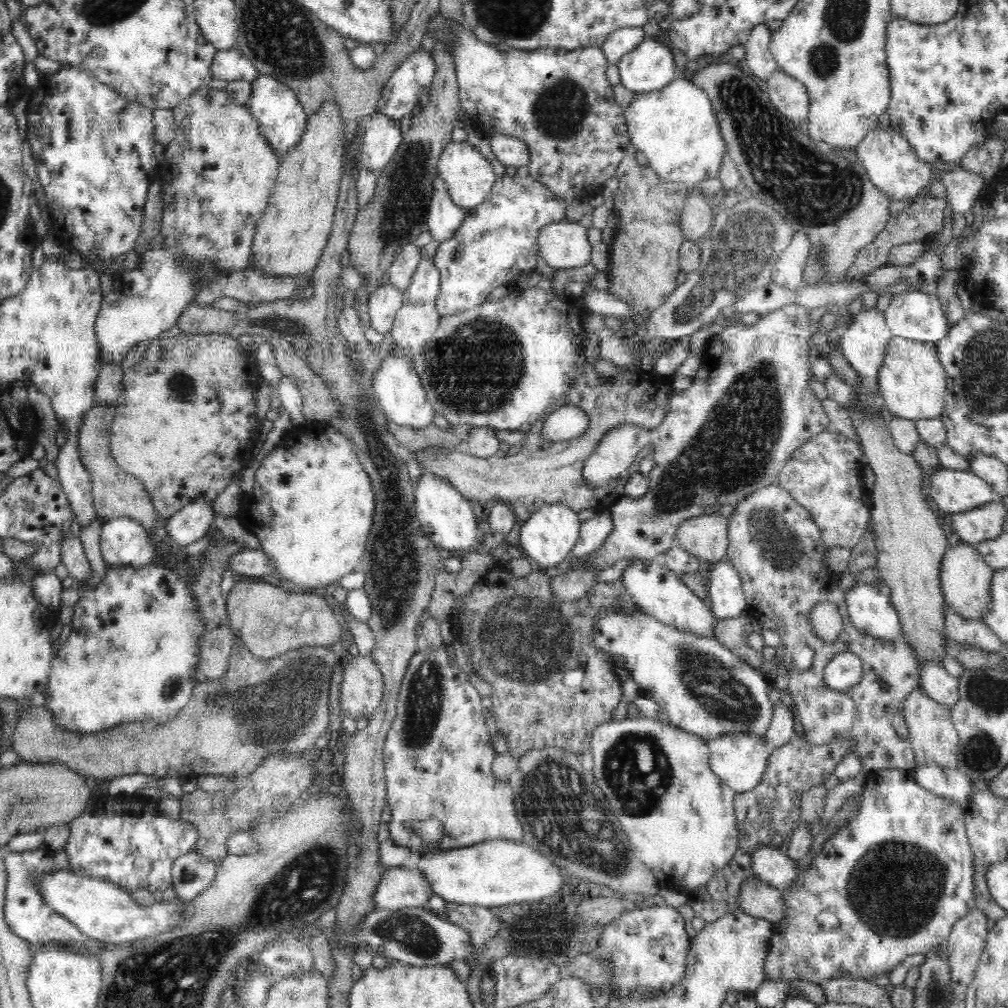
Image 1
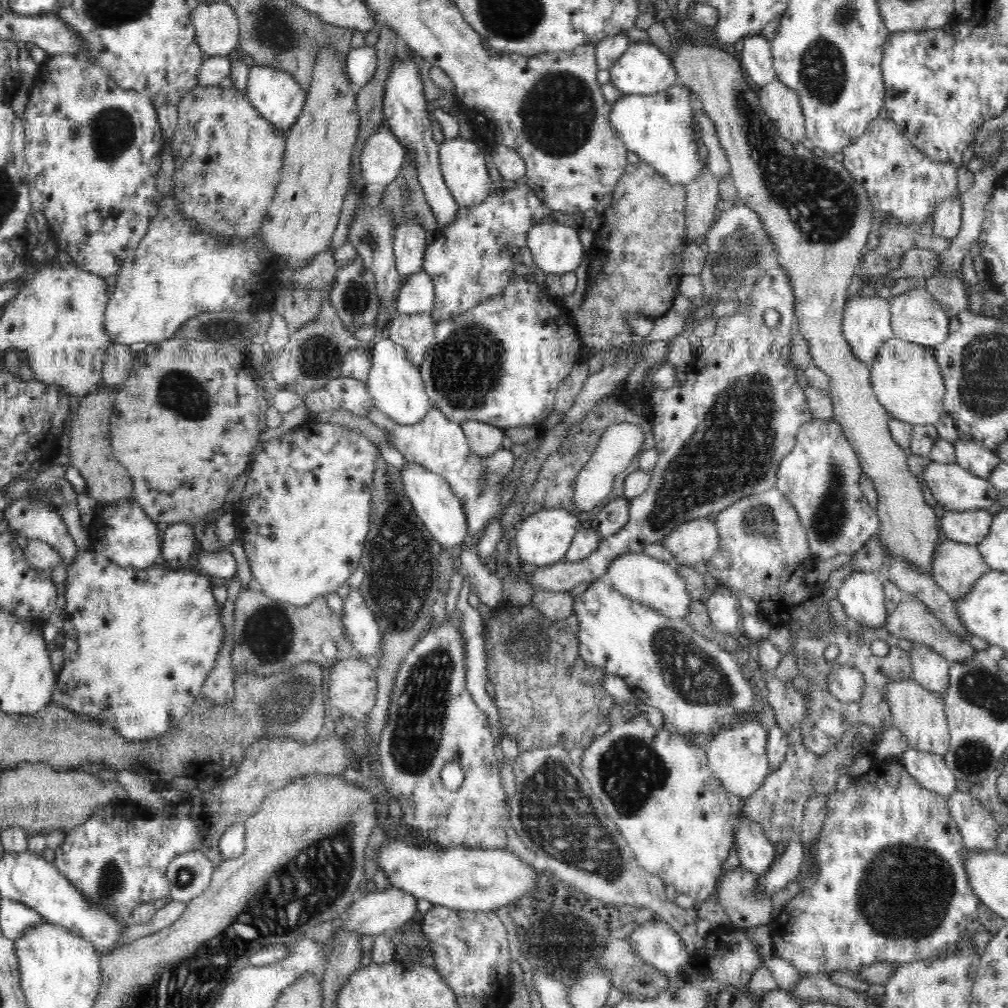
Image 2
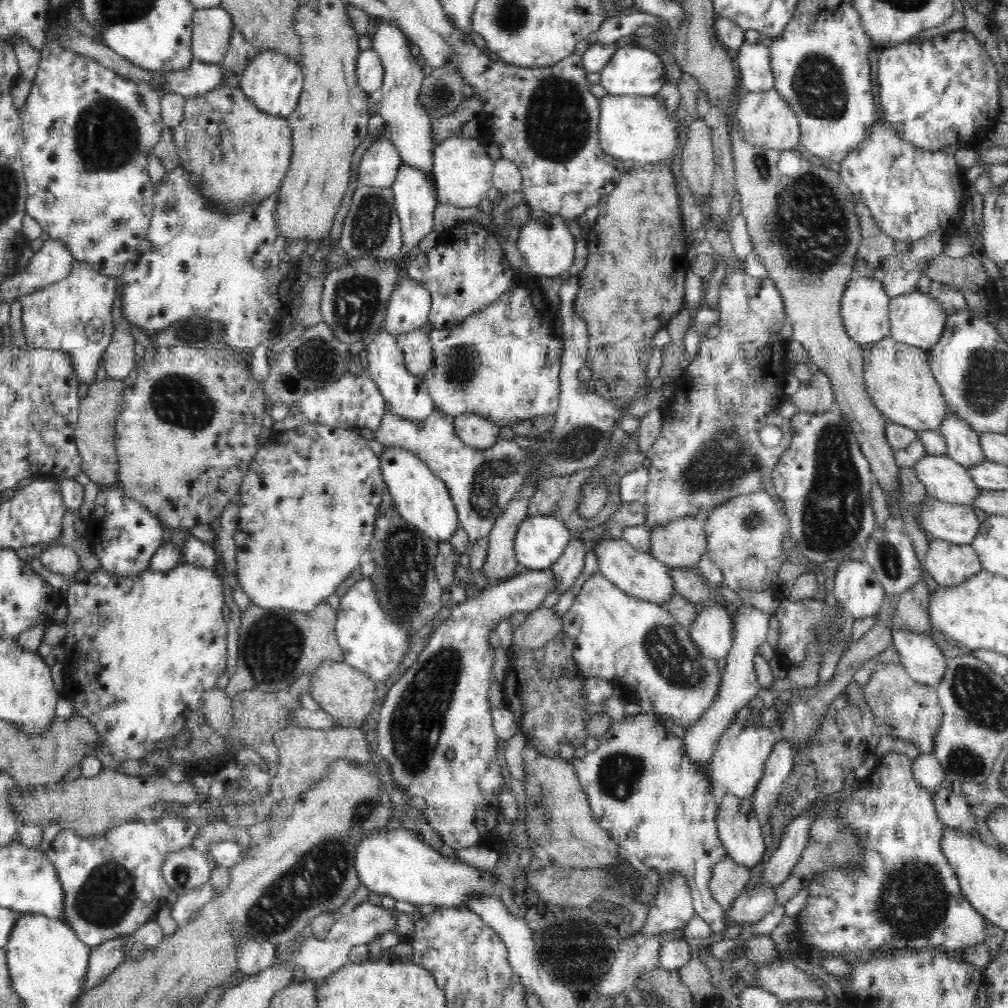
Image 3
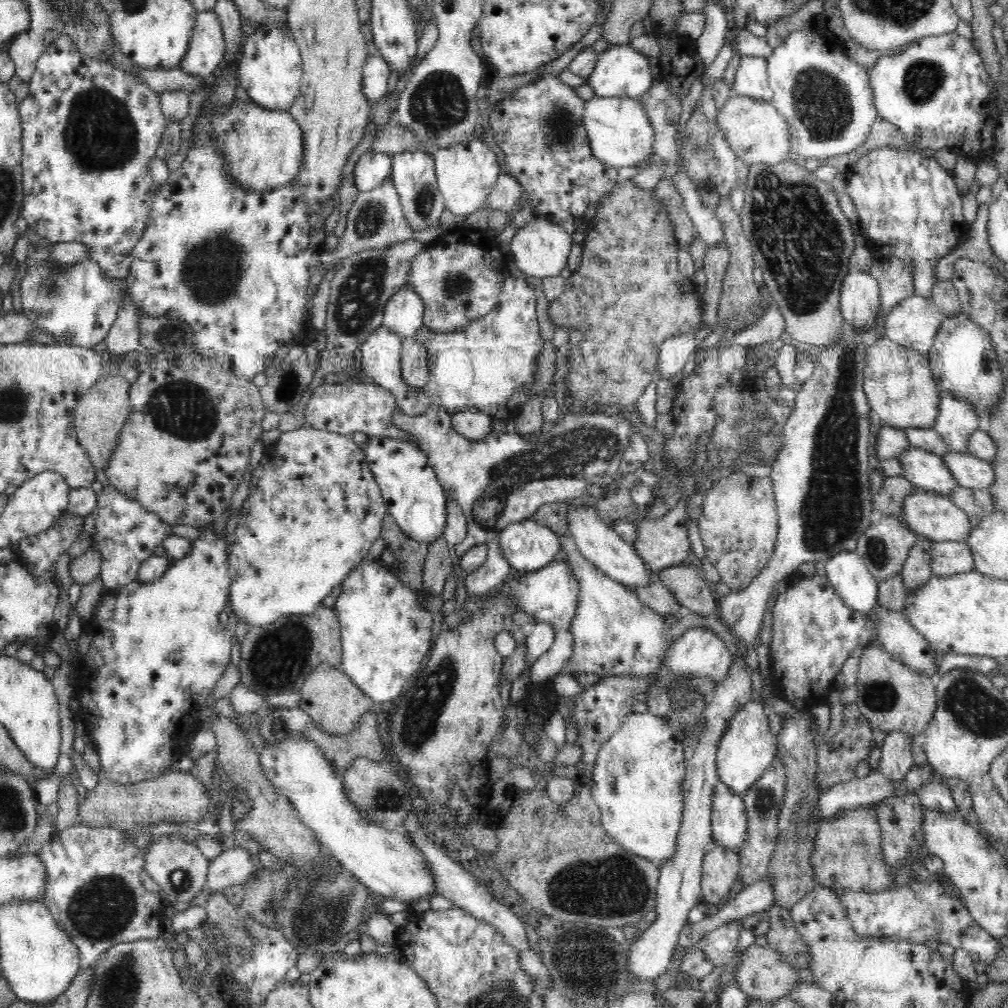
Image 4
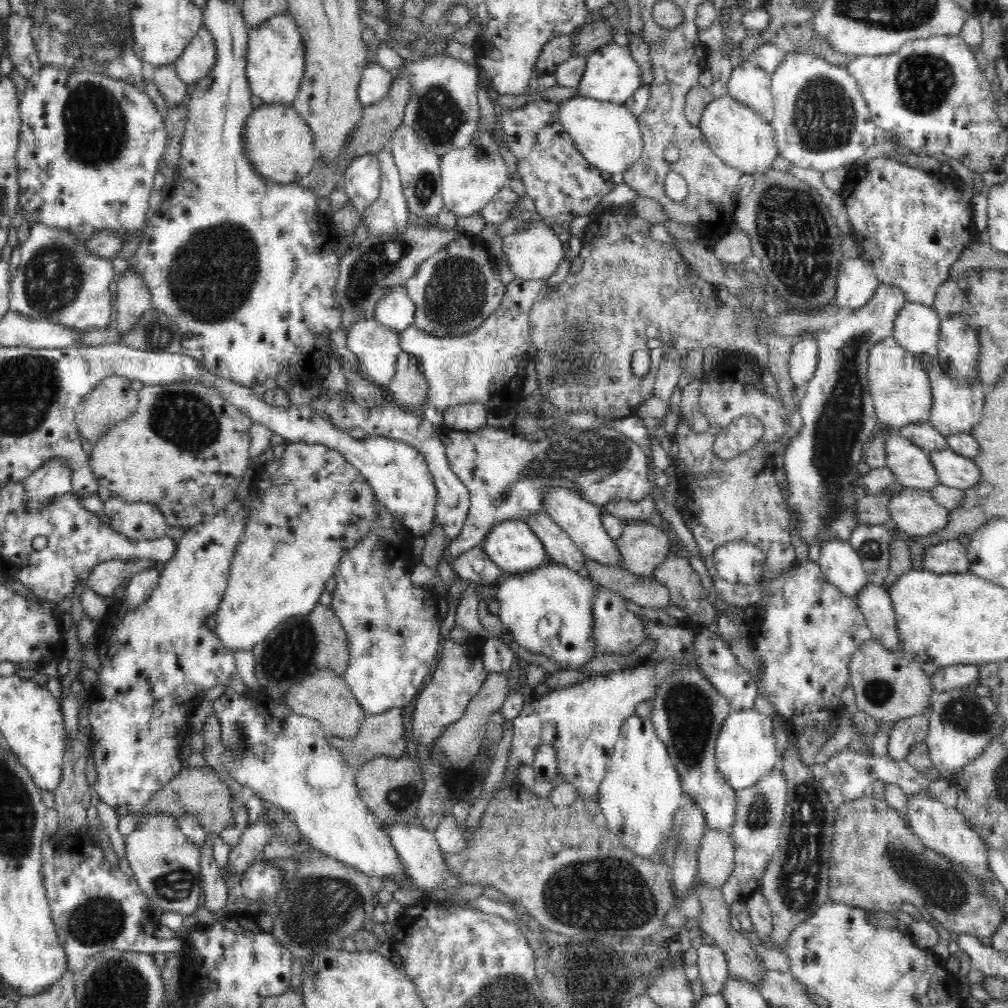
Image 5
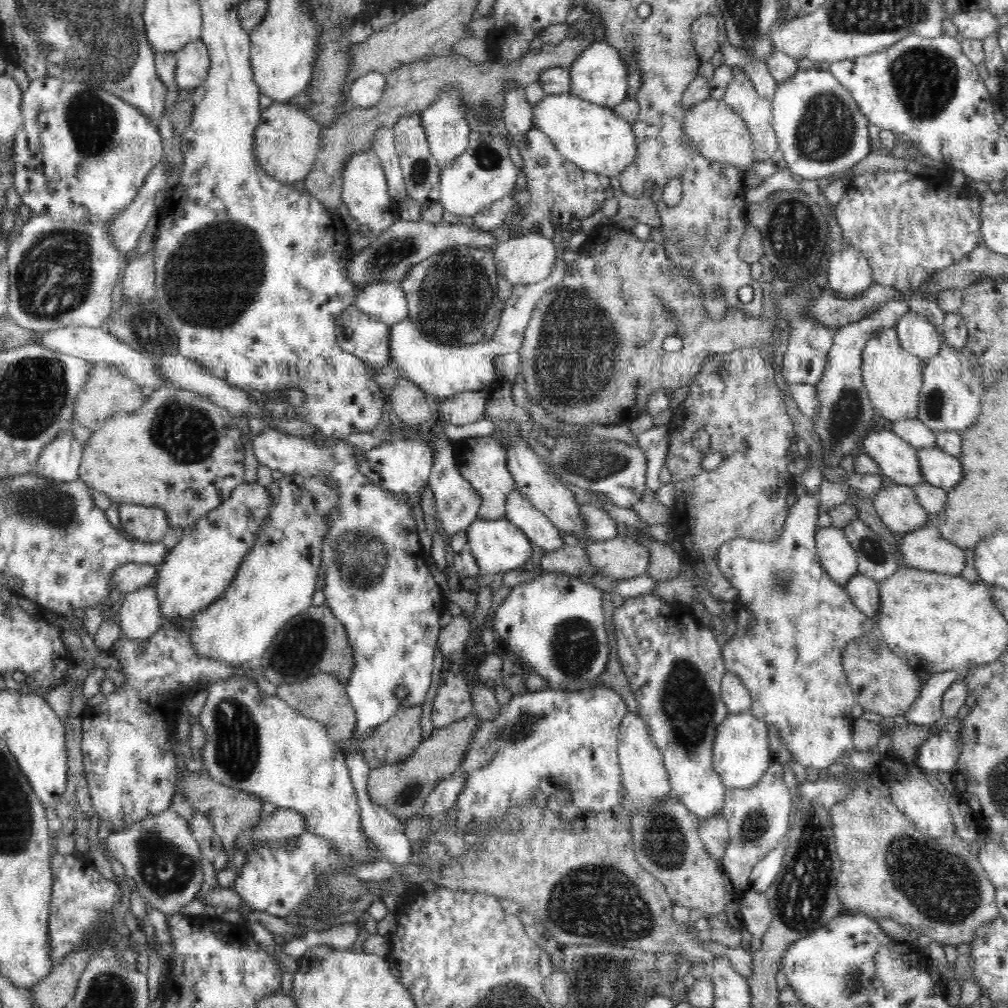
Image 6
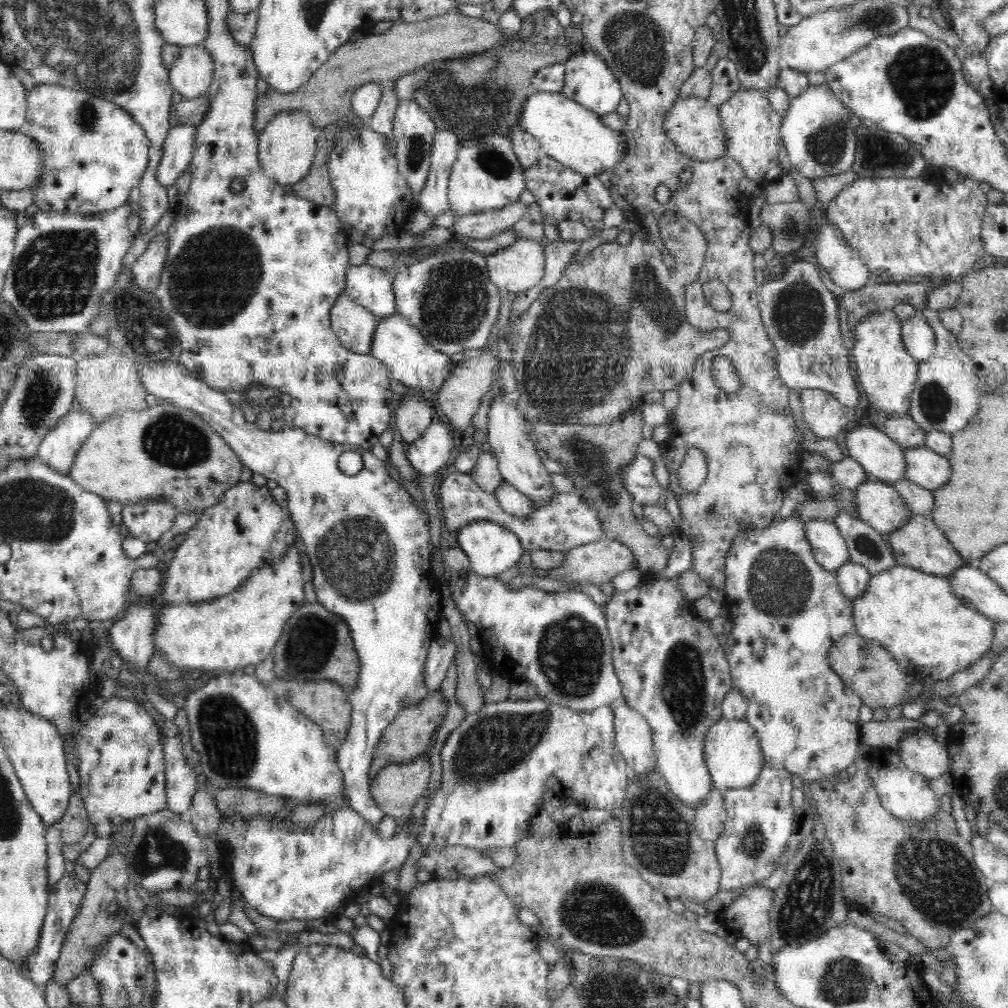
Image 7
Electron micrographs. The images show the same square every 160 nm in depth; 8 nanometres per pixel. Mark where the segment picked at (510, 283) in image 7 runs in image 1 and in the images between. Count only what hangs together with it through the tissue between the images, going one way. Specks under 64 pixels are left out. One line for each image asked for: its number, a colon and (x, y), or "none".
1: (563, 244)
2: (556, 249)
3: (548, 249)
4: (540, 248)
5: (533, 252)
6: (527, 259)

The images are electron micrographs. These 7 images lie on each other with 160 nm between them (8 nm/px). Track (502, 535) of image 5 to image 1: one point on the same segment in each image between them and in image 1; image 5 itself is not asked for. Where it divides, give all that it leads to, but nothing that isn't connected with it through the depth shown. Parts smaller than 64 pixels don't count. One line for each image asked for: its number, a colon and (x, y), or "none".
1: (548, 536)
2: (543, 539)
3: (541, 540)
4: (528, 546)

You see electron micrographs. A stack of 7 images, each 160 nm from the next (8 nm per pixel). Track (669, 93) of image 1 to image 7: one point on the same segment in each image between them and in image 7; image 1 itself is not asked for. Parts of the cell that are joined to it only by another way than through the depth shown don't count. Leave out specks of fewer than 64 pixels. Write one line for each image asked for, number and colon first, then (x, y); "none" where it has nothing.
2: (661, 129)
3: (637, 128)
4: (620, 134)
5: (607, 134)
6: (593, 137)
7: (576, 137)

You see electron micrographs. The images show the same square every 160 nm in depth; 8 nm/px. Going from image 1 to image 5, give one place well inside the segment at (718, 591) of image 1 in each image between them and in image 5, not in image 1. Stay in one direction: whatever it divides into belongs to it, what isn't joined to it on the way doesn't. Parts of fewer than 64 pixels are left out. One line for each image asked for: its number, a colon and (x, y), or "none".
2: (723, 608)
3: (712, 631)
4: (699, 653)
5: (582, 722)

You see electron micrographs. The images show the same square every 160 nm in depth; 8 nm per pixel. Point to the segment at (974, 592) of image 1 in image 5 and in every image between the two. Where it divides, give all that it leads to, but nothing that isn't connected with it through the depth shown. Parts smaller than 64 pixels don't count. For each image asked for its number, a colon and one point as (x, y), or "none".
2: (956, 567)
3: (947, 564)
4: (948, 558)
5: (950, 556)

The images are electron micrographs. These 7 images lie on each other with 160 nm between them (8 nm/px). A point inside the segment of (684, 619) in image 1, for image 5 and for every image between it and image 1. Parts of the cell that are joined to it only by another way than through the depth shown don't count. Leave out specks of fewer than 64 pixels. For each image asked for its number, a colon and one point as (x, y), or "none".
2: (656, 584)
3: (637, 573)
4: (602, 546)
5: (582, 521)

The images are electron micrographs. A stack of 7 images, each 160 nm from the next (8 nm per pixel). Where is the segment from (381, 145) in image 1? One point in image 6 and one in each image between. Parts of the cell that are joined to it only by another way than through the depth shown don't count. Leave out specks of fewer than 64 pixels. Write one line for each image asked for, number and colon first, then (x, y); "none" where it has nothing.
2: (381, 159)
3: (378, 168)
4: (372, 169)
5: (362, 179)
6: (365, 190)

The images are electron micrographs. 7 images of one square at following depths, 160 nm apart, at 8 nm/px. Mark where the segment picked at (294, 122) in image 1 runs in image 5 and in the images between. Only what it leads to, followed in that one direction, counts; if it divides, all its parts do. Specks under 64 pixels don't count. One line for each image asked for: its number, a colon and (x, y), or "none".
2: (275, 95)
3: (272, 81)
4: (270, 71)
5: (275, 70)

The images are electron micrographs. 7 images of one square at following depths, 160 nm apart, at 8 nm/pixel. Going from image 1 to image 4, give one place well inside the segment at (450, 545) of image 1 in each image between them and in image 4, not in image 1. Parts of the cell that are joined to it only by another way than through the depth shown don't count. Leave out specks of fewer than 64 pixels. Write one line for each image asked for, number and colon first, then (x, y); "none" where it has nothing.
2: (434, 502)
3: (422, 500)
4: (414, 498)

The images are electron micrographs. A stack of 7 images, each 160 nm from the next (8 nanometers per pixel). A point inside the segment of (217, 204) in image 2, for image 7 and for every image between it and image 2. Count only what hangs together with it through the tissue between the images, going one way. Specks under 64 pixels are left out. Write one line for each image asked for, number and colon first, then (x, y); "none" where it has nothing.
3: (238, 154)
4: (263, 149)
5: (279, 143)
6: (287, 140)
7: (287, 146)

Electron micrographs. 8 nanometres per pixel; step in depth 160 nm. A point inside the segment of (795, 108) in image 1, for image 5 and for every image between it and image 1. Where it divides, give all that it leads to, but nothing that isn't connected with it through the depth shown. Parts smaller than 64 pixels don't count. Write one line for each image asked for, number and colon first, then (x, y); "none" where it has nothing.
2: (778, 102)
3: (765, 119)
4: (757, 133)
5: (736, 134)

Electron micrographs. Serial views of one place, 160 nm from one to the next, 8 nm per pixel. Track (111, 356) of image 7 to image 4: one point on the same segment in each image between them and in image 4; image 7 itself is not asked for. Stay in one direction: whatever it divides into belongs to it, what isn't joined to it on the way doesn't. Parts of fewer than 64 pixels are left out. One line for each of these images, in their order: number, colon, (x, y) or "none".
4: (100, 415)
5: (113, 400)
6: (108, 390)

